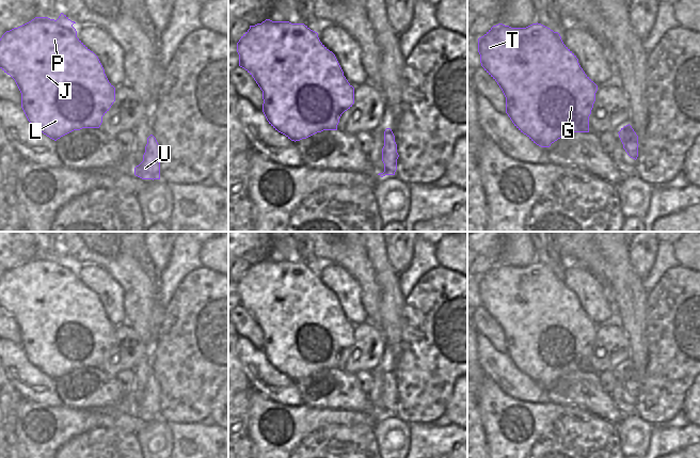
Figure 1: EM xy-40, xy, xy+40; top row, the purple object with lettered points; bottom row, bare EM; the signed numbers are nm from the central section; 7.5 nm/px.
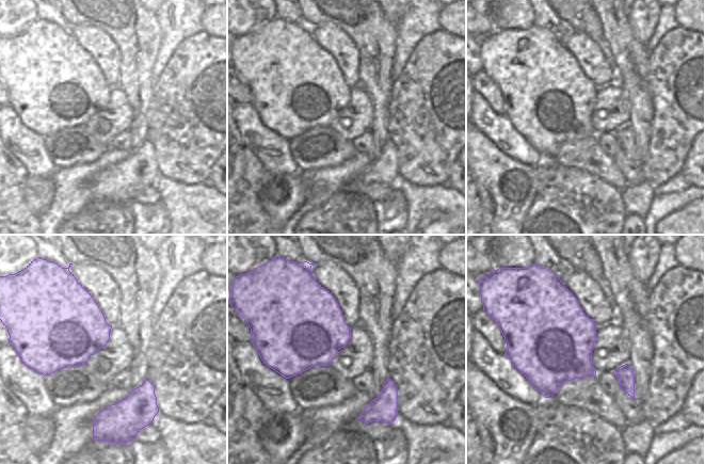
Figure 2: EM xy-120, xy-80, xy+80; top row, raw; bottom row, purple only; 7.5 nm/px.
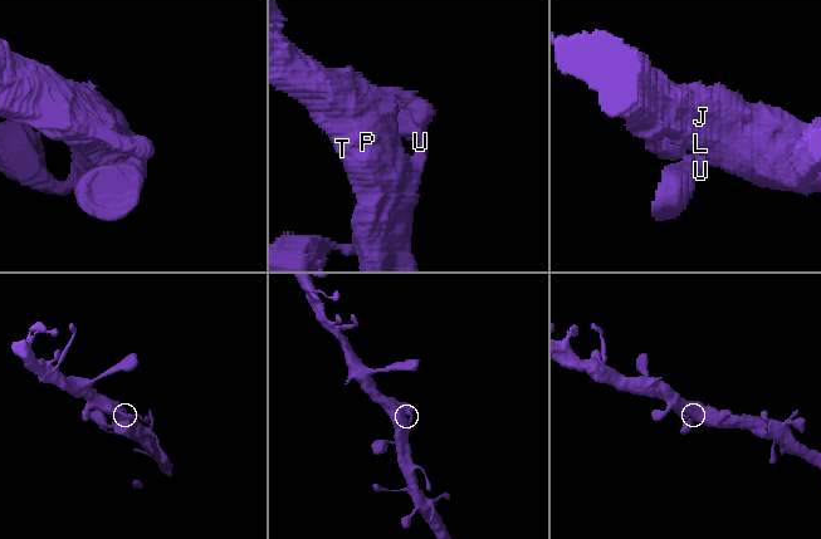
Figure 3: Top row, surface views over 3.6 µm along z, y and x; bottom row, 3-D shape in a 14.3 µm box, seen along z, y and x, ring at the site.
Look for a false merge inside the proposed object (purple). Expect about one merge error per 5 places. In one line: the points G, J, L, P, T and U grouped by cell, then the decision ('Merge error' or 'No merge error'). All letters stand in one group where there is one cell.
Groups: G J L P T U. No merge error

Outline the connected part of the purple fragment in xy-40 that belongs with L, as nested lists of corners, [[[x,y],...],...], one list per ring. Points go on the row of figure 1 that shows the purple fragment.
[[[63,13],[57,20],[35,17],[6,31],[0,38],[0,68],[15,80],[28,121],[54,141],[74,130],[99,128],[102,116],[115,101],[115,88],[109,82],[98,57],[77,37],[74,23],[76,22]]]

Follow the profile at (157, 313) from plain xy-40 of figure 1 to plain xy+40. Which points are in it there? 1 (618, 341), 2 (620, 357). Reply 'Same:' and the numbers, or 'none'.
Same: none

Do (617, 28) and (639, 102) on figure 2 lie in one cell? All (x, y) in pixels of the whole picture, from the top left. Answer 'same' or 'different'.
same

